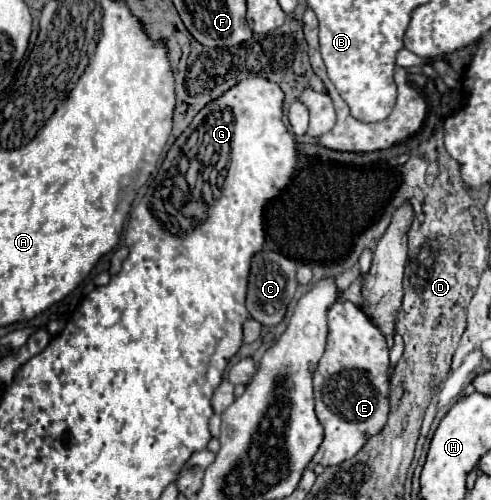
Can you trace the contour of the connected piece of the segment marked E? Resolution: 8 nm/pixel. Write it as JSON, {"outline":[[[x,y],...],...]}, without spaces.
{"outline":[[[333,302],[327,310],[327,348],[313,376],[315,412],[325,428],[325,438],[313,456],[315,464],[335,466],[353,458],[365,440],[377,434],[389,412],[387,404],[387,364],[389,348],[377,326],[351,302]]]}

